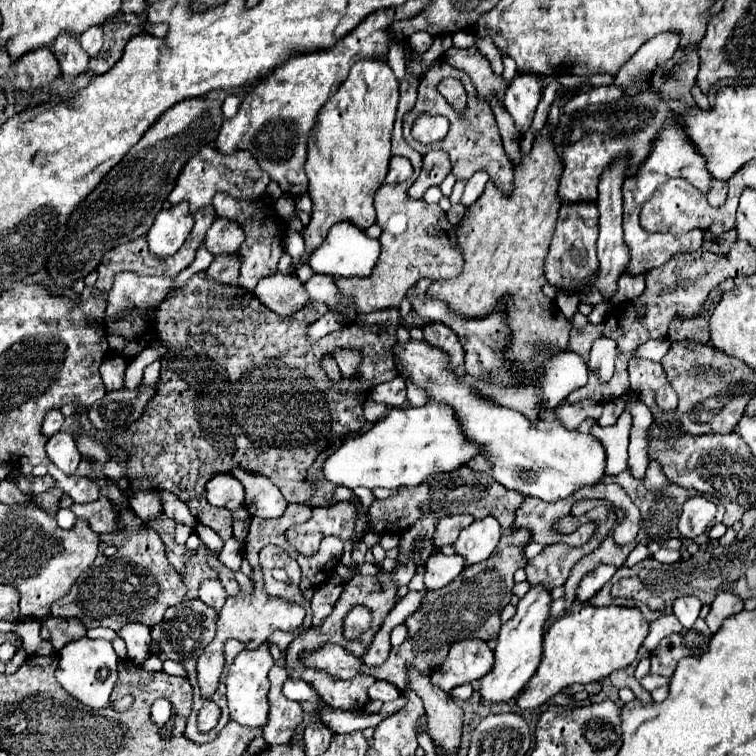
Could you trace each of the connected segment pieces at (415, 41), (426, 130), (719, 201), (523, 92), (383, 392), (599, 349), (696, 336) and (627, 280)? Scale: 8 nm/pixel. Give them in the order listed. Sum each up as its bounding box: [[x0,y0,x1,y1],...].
[[408,32,432,54],[414,116,448,144],[707,178,727,207],[504,72,614,134],[370,376,406,408],[588,338,618,382],[670,316,710,344],[612,274,646,302]]

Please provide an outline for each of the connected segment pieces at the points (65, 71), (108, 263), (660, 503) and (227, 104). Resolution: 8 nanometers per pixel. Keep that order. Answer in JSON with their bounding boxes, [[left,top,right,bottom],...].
[[50,34,88,82],[96,206,216,292],[606,470,698,544],[222,96,240,118]]

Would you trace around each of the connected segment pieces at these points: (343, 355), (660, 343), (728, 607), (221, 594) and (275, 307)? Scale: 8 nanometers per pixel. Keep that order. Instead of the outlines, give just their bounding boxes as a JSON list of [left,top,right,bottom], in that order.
[[334,350,360,378],[634,338,671,362],[706,592,744,632],[200,580,228,614],[254,272,310,316]]

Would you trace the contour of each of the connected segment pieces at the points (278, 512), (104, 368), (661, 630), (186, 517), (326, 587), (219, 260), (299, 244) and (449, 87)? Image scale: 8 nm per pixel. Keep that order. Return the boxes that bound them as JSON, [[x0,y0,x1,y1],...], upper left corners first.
[[232,468,288,520],[100,354,126,392],[644,614,682,652],[160,492,196,528],[310,574,348,628],[206,254,240,286],[284,232,304,260],[440,78,466,114]]

